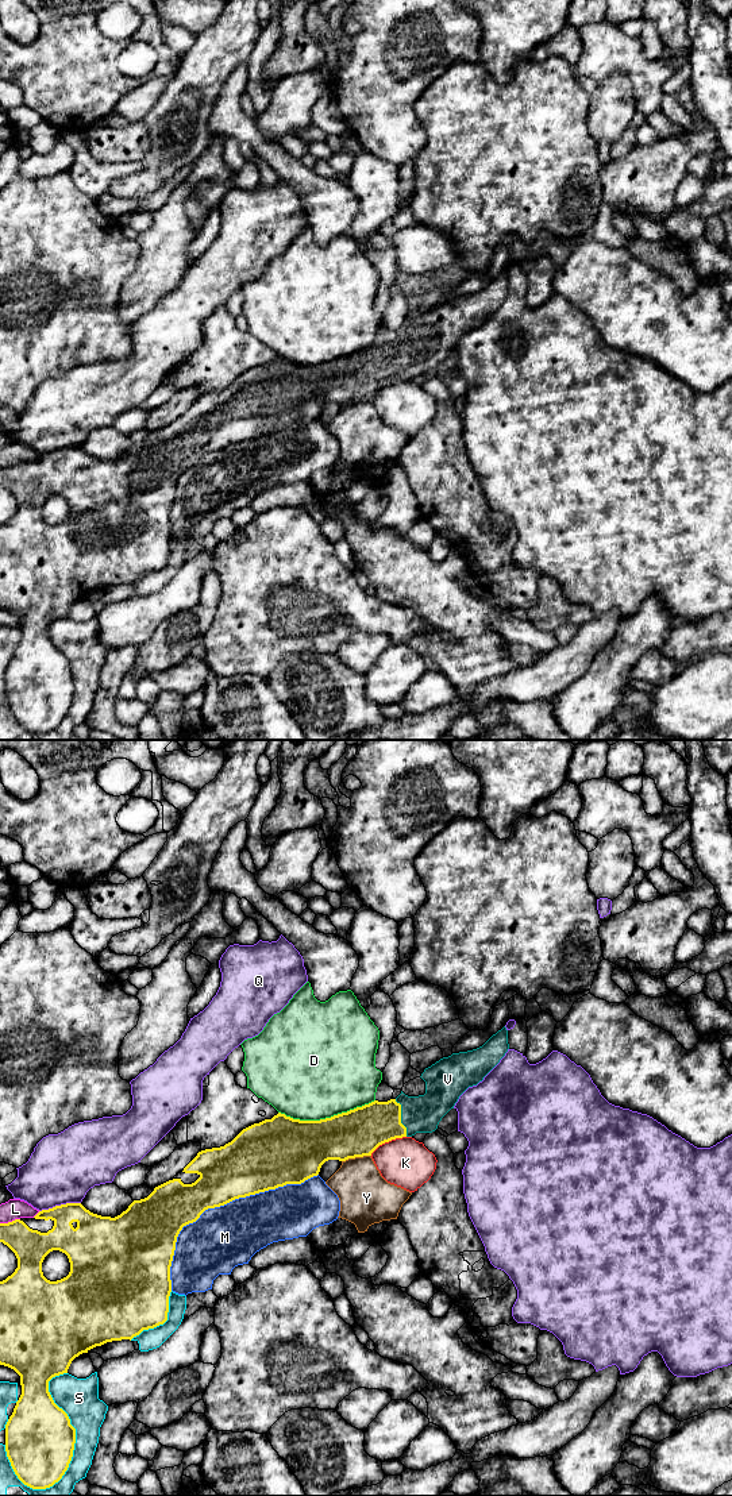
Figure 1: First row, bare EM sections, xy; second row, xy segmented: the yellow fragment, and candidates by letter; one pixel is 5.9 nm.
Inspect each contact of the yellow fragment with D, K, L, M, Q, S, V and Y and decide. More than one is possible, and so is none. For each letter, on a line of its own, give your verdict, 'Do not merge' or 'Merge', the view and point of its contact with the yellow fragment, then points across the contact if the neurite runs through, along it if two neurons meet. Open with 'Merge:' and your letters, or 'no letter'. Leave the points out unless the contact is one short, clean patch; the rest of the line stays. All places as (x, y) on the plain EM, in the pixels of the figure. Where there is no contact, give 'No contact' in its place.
Merge: V
D: Do not merge. Touches yellow at xy (326, 362)
K: Do not merge. Touches yellow at xy (388, 385). Boundary: xy (405, 380), (382, 386), (370, 398)
L: Do not merge. Touches yellow at xy (10, 466)
M: Do not merge. Touches yellow at xy (219, 450)
Q: Do not merge. Touches yellow at xy (61, 448)
S: Do not merge. Touches yellow at xy (74, 679)
V: Merge. Touches yellow at xy (400, 362). Path across: xy (361, 374), (377, 366), (400, 362), (419, 358)
Y: Do not merge. Touches yellow at xy (355, 400)

